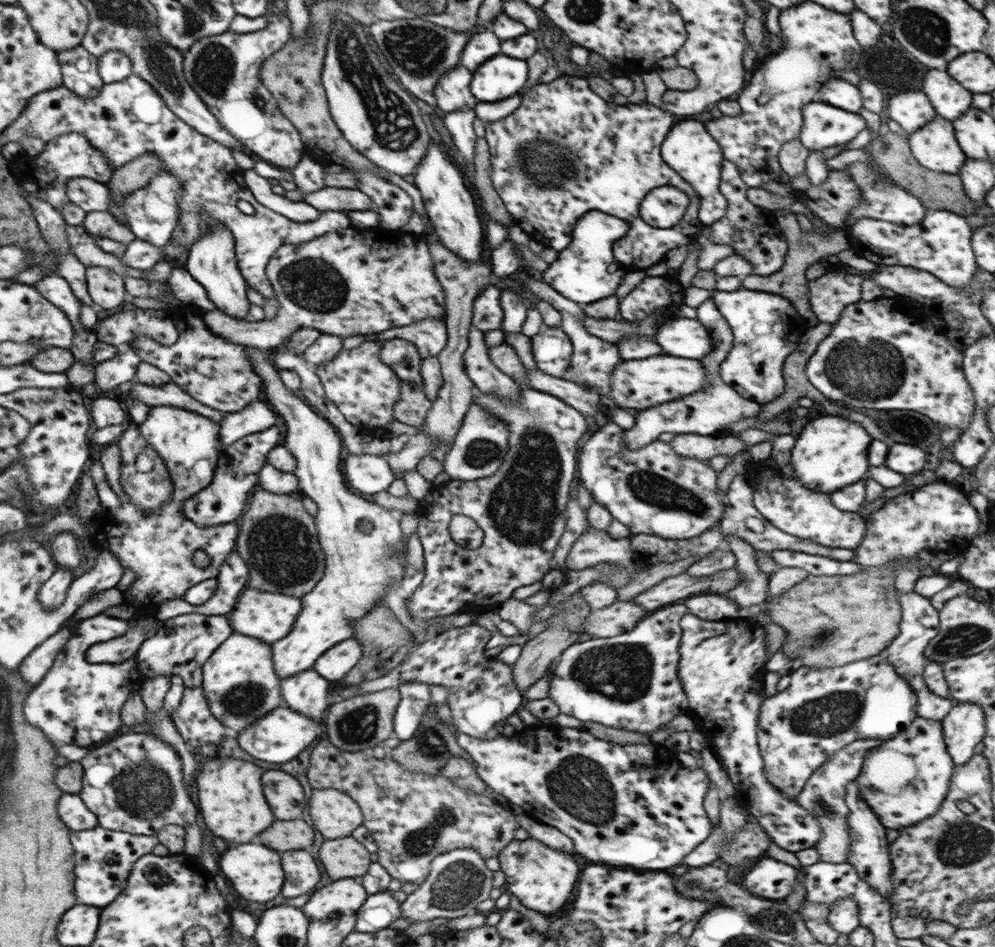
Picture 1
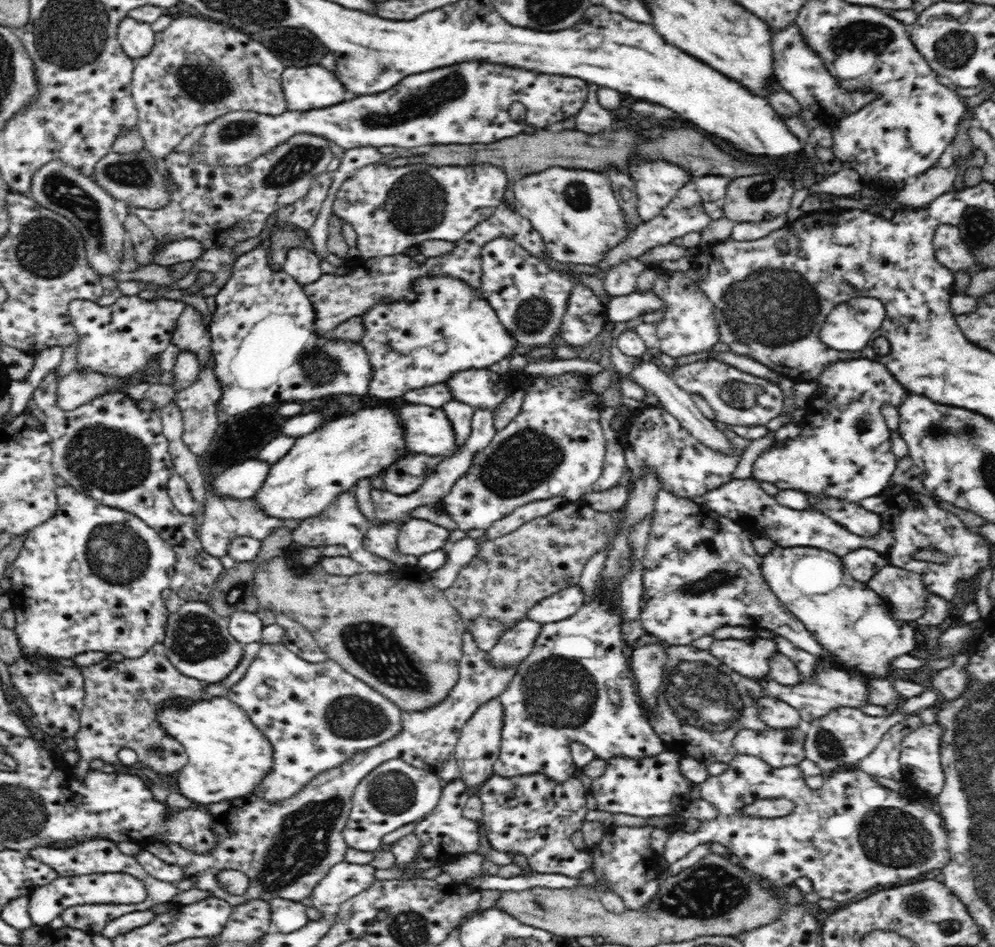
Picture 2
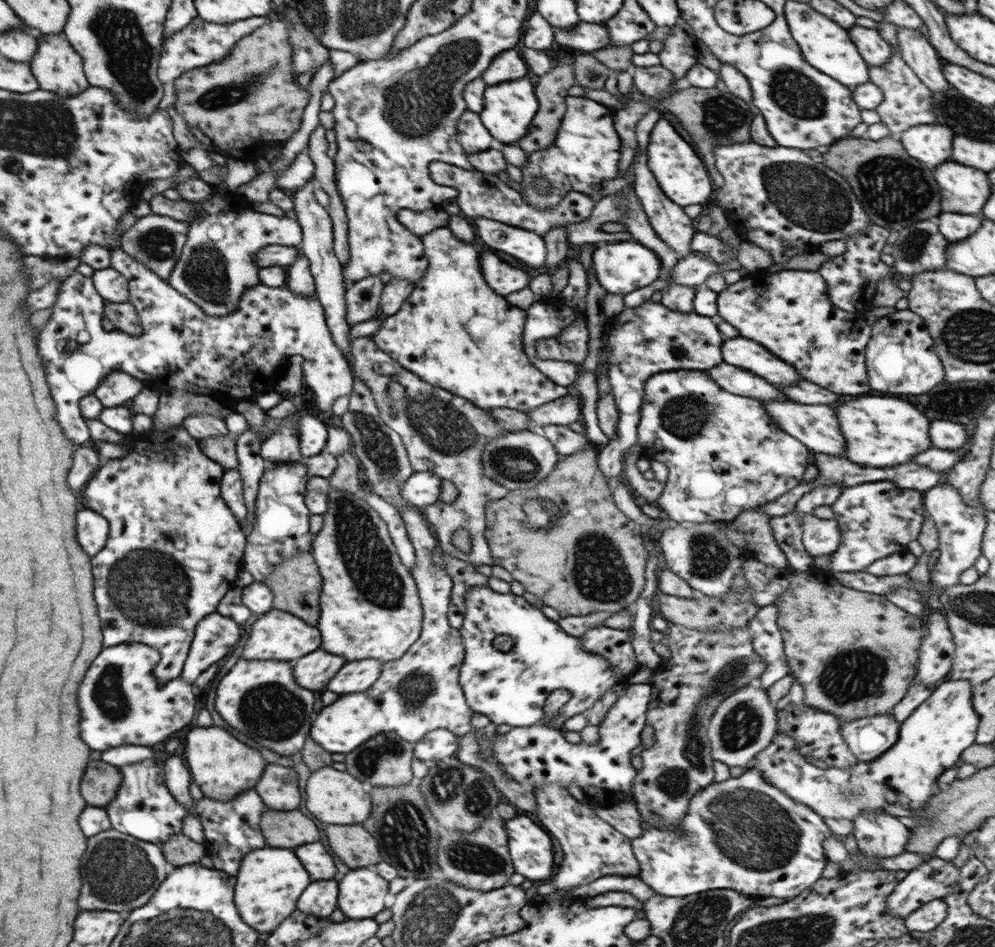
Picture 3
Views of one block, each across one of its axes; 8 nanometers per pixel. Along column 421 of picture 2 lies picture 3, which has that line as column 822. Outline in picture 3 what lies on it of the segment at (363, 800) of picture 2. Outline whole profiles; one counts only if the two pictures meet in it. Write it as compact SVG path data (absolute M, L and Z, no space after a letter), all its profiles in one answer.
M945 679L933 686L924 702L900 722L897 741L876 759L857 761L851 768L817 768L801 757L793 738L777 730L771 743L755 754L750 764L767 784L773 784L779 792L813 810L821 819L852 821L863 810L909 818L940 789L936 780L943 770L956 766L961 752L974 743L977 725L978 714L971 704L969 682Z

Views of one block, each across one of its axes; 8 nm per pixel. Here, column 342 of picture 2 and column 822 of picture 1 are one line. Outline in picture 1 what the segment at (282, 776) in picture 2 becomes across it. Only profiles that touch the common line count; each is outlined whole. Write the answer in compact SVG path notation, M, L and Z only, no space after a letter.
M885 652L875 656L867 656L861 660L854 660L849 664L843 664L839 667L833 668L807 668L806 666L798 666L792 668L790 673L790 683L785 690L775 691L773 696L764 698L760 702L760 709L757 719L757 744L761 758L763 759L763 772L765 778L770 782L770 785L777 789L784 797L793 799L799 792L801 792L806 780L810 774L823 764L825 760L831 758L840 748L854 740L889 740L893 738L898 732L906 728L908 724L916 717L917 697L912 691L912 688L907 684L904 678L901 678L894 668L887 662Z

